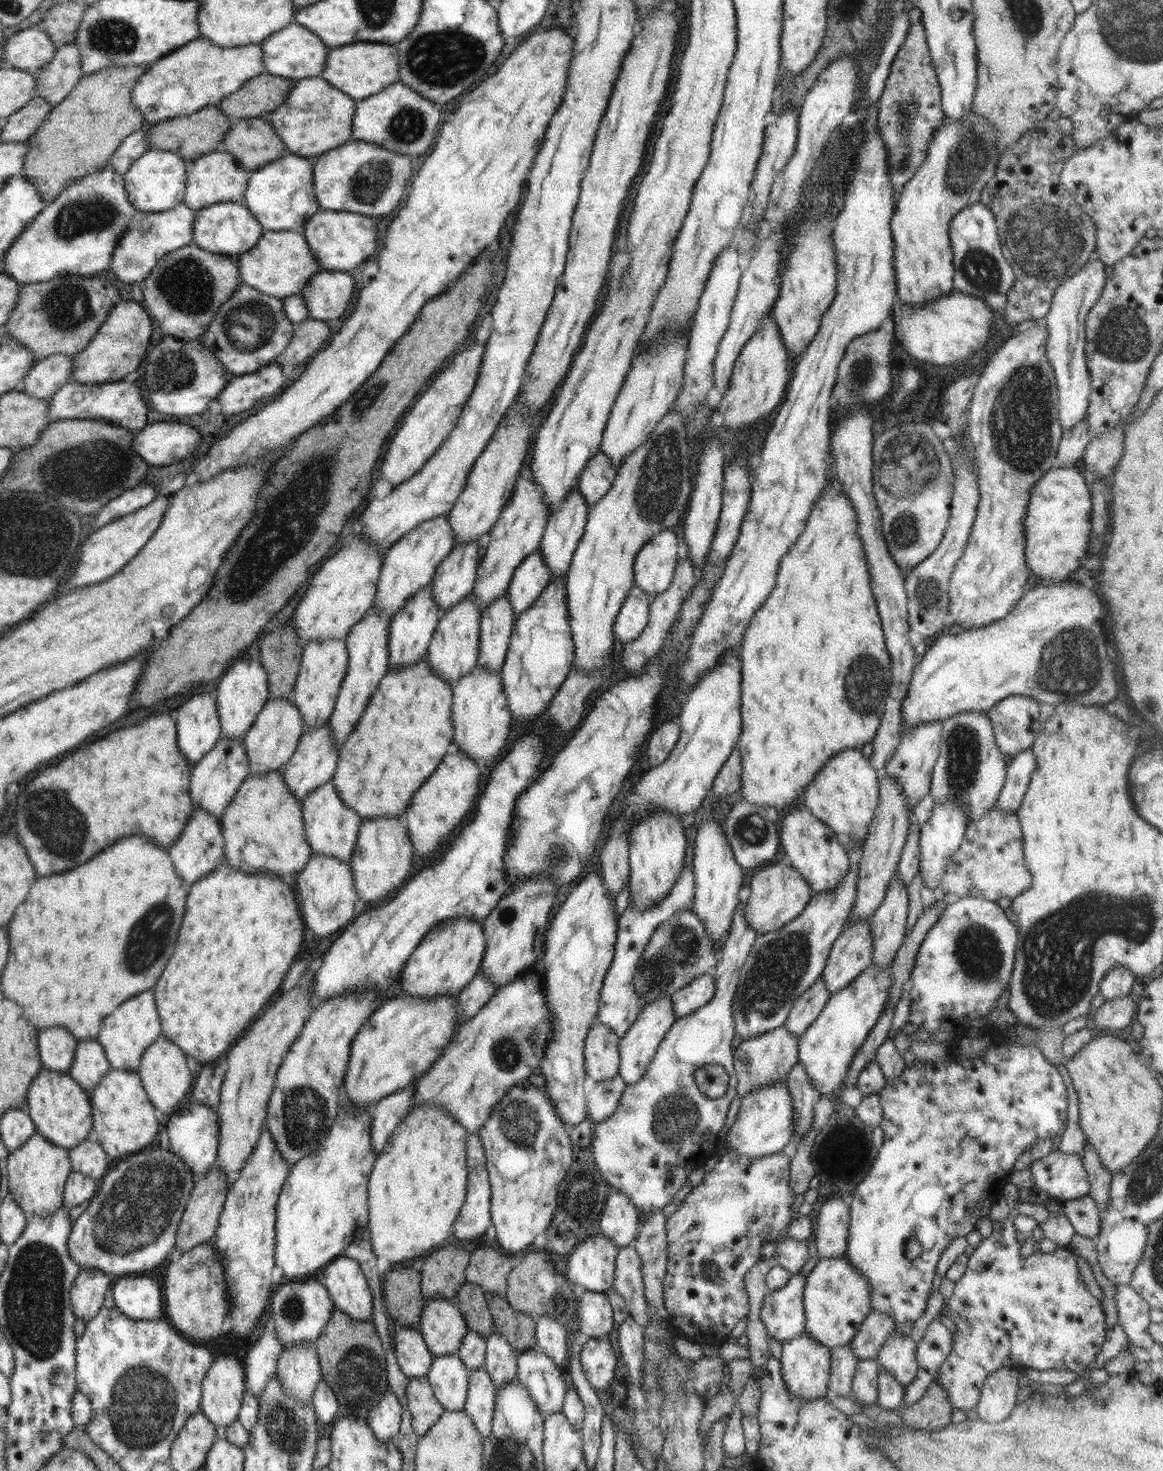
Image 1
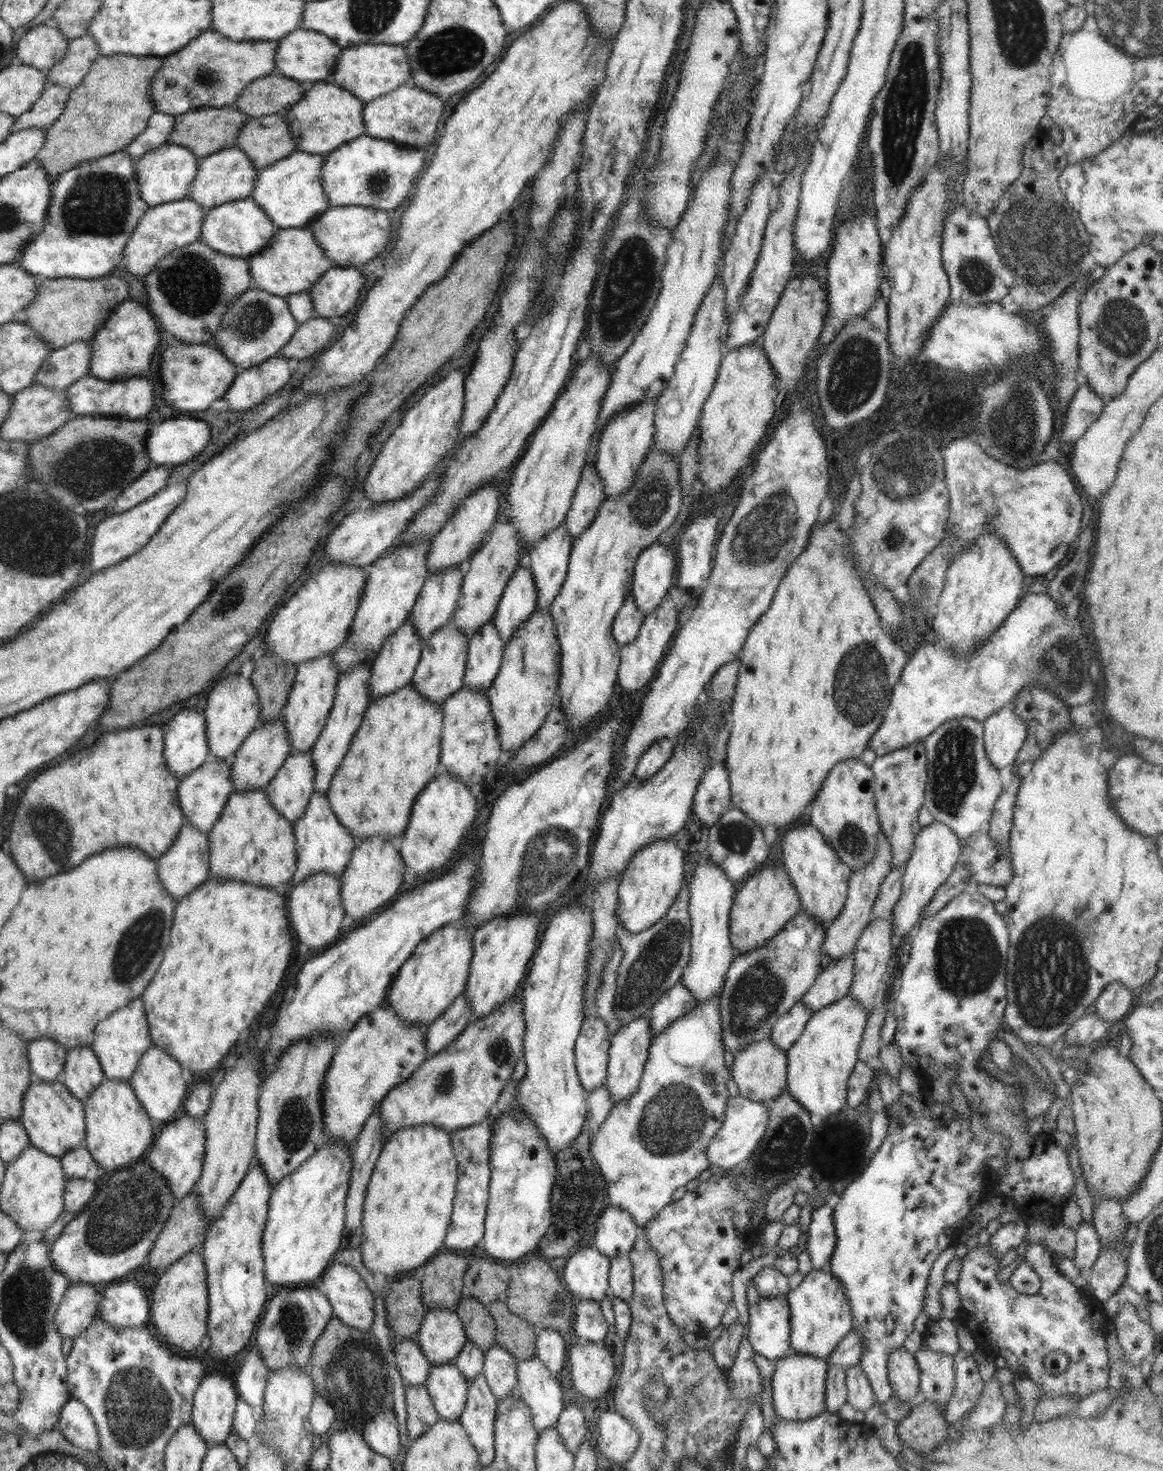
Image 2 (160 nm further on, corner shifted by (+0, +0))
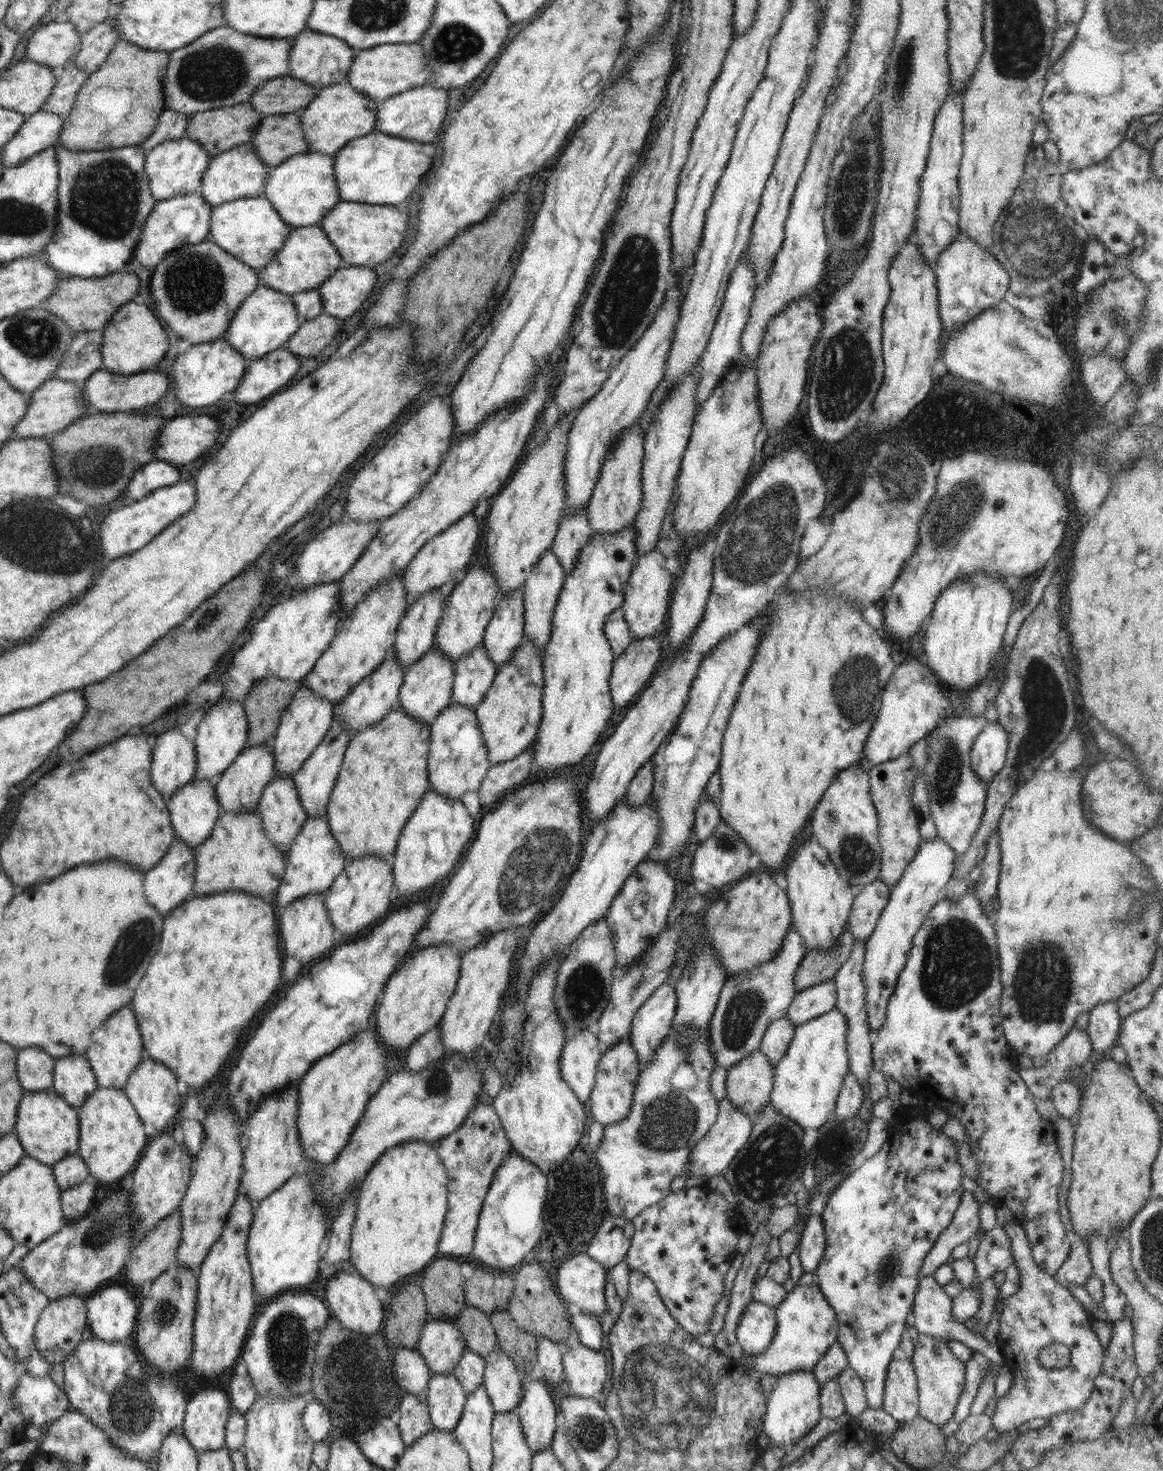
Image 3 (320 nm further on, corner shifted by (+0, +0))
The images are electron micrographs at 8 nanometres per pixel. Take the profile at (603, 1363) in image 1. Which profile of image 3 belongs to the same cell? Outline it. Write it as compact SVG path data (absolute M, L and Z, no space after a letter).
M583 1345L563 1354L563 1371L566 1372L570 1395L593 1398L603 1391L608 1378L606 1359L600 1351Z

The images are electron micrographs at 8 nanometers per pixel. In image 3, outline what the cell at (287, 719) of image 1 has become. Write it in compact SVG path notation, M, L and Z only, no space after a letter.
M271 743L250 746L234 759L234 762L215 780L214 791L222 813L242 813L256 810L264 788L276 778L275 758Z

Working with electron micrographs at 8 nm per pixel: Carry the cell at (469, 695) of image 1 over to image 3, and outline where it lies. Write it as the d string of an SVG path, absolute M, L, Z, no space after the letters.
M452 701L430 724L430 742L428 751L428 783L430 788L438 795L454 800L461 800L463 795L469 791L477 792L483 784L486 772L491 762L487 760L487 748L476 718L474 709L468 706L460 706Z

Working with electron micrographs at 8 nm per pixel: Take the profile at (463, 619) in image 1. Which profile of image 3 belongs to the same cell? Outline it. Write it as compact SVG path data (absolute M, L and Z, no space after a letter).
M434 645L422 658L405 668L405 679L399 690L398 705L418 722L434 722L442 710L452 703L453 666L454 662L443 656L443 652Z

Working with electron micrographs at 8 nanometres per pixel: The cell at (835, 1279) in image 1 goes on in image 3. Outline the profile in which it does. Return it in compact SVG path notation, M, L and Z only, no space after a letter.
M796 1285L776 1309L776 1332L774 1340L766 1350L749 1355L753 1372L757 1378L771 1374L773 1379L791 1372L813 1370L824 1353L837 1342L838 1319L834 1309L824 1299L816 1285Z

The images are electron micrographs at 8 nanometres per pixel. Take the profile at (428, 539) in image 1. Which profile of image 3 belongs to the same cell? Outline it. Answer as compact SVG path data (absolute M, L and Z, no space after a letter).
M404 571L402 575L394 577L392 580L379 584L374 590L365 596L365 599L357 604L350 616L343 617L337 626L336 636L331 640L328 648L318 657L314 668L305 676L303 684L313 690L320 698L325 698L332 704L339 703L351 690L387 659L390 650L393 648L397 628L400 619L405 614L408 604L407 592L404 588Z

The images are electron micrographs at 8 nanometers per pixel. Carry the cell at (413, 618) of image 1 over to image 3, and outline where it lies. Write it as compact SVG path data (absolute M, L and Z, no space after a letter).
M390 650L387 659L366 678L362 679L344 699L335 704L334 714L345 724L345 729L350 735L359 730L376 724L382 720L399 702L399 690L405 675L403 666L395 658L395 652Z

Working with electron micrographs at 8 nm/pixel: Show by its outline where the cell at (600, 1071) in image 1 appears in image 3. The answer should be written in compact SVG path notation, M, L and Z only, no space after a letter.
M585 1028L567 1039L559 1058L562 1078L583 1103L587 1116L591 1116L588 1100L603 1052L595 1028Z

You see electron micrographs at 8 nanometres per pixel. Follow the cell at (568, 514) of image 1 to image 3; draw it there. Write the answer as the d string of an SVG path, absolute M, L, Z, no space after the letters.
M551 550L541 554L539 561L534 565L530 576L523 584L523 611L524 611L524 636L525 640L531 640L541 650L542 656L546 644L551 637L553 612L562 590L566 573L559 563L558 557Z

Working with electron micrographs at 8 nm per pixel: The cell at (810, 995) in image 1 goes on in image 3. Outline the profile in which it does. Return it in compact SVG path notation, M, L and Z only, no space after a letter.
M786 1016L775 1020L765 1030L759 1046L760 1053L768 1057L772 1064L778 1064L778 1061L784 1057L786 1050L789 1048L796 1027Z

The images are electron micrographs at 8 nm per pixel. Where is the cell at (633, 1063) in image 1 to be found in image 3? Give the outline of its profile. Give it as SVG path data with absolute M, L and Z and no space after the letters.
M629 1036L621 1038L616 1044L606 1049L599 1060L595 1074L595 1085L589 1096L588 1104L593 1120L602 1126L620 1122L628 1116L635 1089L635 1082L641 1071L638 1053L634 1051Z

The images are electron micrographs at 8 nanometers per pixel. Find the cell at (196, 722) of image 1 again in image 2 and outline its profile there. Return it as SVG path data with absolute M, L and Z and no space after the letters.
M185 707L161 727L164 731L164 760L167 767L172 770L174 777L180 779L190 775L193 770L200 768L211 758L206 738L206 719L203 712Z

